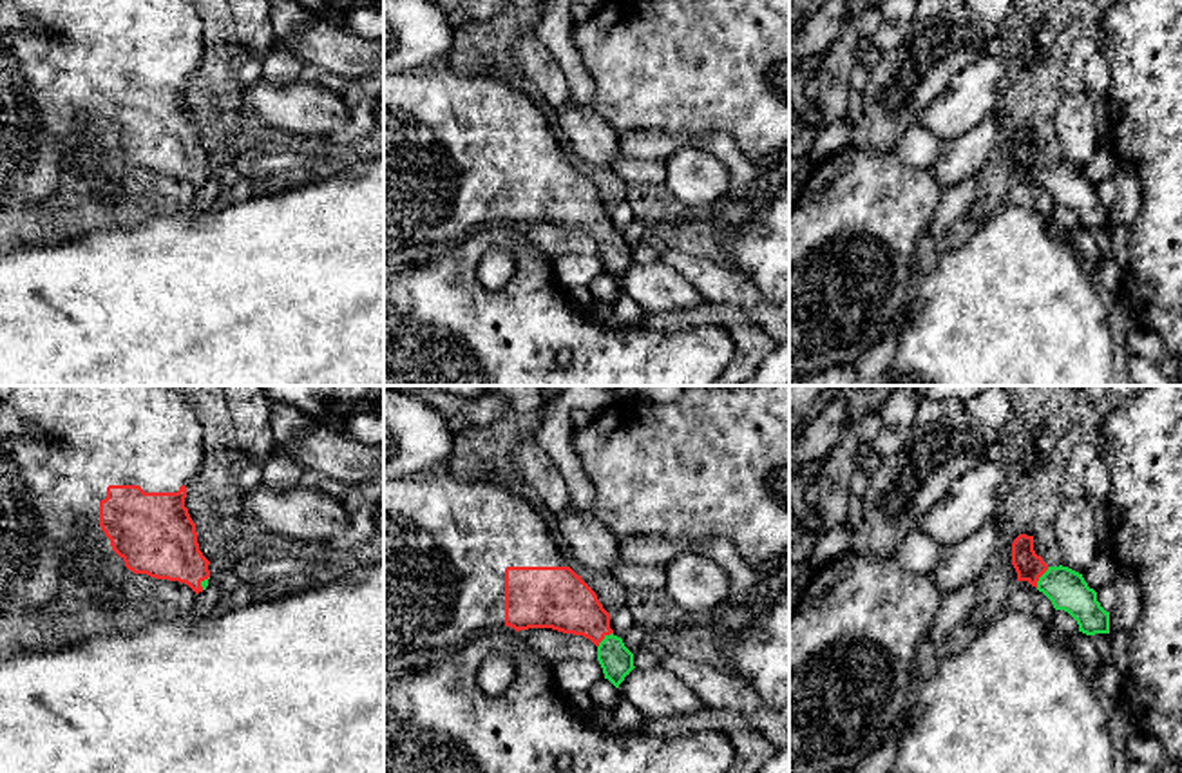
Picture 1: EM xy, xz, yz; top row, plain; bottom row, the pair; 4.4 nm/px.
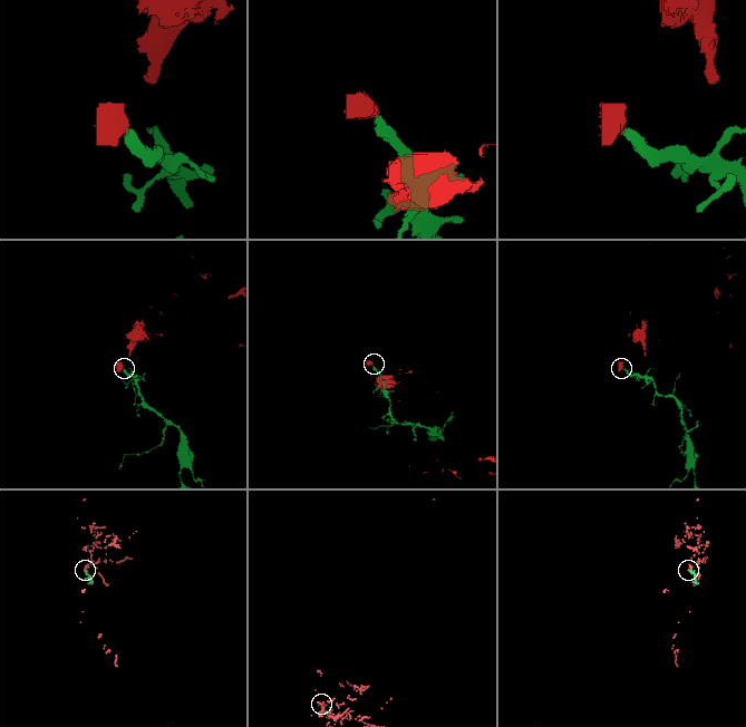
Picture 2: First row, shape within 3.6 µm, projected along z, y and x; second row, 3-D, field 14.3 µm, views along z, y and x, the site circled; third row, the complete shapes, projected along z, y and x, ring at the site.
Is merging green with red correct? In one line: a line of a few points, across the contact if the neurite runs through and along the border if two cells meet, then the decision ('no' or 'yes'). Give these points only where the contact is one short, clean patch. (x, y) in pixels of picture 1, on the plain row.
line yz (1067, 183), (1039, 172), (1029, 160); yes

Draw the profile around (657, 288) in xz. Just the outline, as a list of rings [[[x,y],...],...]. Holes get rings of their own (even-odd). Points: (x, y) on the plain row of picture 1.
[[[664,261],[634,262],[617,284],[650,315],[697,310],[706,302],[699,290]]]

